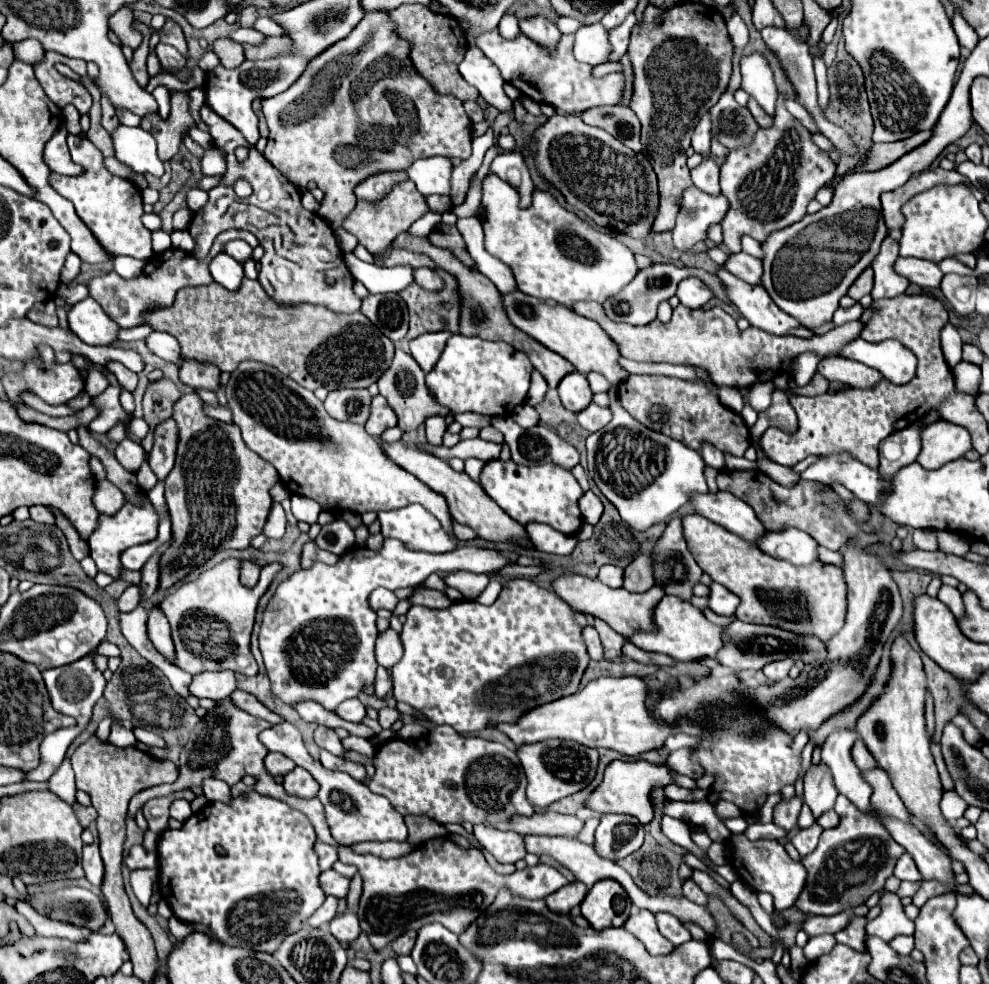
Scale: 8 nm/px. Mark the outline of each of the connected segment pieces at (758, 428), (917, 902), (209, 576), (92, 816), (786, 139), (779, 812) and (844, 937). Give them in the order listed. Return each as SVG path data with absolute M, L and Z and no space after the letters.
M776 390L772 394L772 406L764 412L758 414L758 420L756 424L750 428L750 438L752 442L756 442L766 428L770 426L778 426L780 430L792 434L796 432L798 428L798 418L796 418L796 412L792 410L790 402L788 402L788 396L784 394L784 390Z
M922 882L922 886L920 886L920 890L914 894L914 898L912 898L912 904L914 906L922 906L928 898L932 898L932 896L938 896L938 894L942 894L942 892L950 892L950 886L942 886L940 882Z
M228 558L200 574L196 580L180 586L174 594L166 596L160 602L160 608L172 628L172 640L176 646L174 664L190 674L204 670L232 670L246 676L256 676L258 664L250 650L256 608L258 600L280 570L282 564L278 562L264 566L258 584L254 588L246 588L238 580L240 560Z
M74 802L72 808L74 808L74 812L76 812L76 816L78 816L80 824L82 824L82 828L88 828L90 822L96 820L96 810L92 806L82 806L82 804Z
M778 94L774 124L758 130L750 146L730 150L728 158L720 166L720 188L730 202L722 220L722 234L730 252L740 252L742 234L762 242L770 232L804 218L808 202L836 174L836 164L828 152L820 150L812 142L812 134L786 110L784 102L786 96Z
M792 798L790 802L780 802L780 804L776 804L776 808L774 808L774 824L776 826L780 826L780 828L784 828L786 832L790 832L794 826L796 826L796 818L800 816L800 814L794 814L794 810L798 812L802 808L802 800L800 798Z
M852 916L848 926L844 930L836 932L834 938L836 938L836 942L846 944L846 946L850 946L854 950L864 950L864 936L866 936L864 926L866 926L866 918Z

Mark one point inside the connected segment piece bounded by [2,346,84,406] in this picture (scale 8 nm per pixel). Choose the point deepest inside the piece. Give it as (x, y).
(58, 383)

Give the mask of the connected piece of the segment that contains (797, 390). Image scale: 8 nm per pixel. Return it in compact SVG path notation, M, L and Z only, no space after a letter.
M814 374L814 378L803 387L798 387L791 380L788 383L788 388L797 395L816 396L827 392L829 381L820 374Z

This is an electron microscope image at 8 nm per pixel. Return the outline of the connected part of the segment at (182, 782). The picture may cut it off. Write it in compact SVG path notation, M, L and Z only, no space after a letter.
M220 702L218 708L212 710L210 716L206 716L196 728L194 732L190 734L190 740L188 744L184 746L184 750L180 752L180 776L176 782L172 784L160 784L160 786L152 786L152 788L146 788L142 792L138 792L132 800L130 800L130 808L128 808L128 814L132 818L136 818L138 810L142 810L142 806L152 800L152 798L162 798L162 796L172 796L180 790L186 790L186 788L192 788L192 786L200 786L204 780L208 778L218 778L218 780L224 780L228 786L234 786L236 782L240 782L246 774L250 776L256 776L258 782L254 786L256 792L264 794L264 796L276 796L278 800L284 800L286 804L290 804L292 808L298 808L300 812L304 812L312 826L316 828L316 836L318 840L326 842L326 844L332 844L332 846L340 846L336 844L336 840L332 840L332 834L330 834L330 828L328 828L328 822L326 822L326 816L324 816L324 808L320 804L320 800L316 798L294 798L294 796L288 796L282 788L282 784L278 784L266 770L264 770L264 756L268 754L268 750L258 742L258 734L264 730L264 728L270 728L268 722L260 720L260 718L254 718L250 716L248 712L242 712L238 710L236 706L232 706L232 702Z

